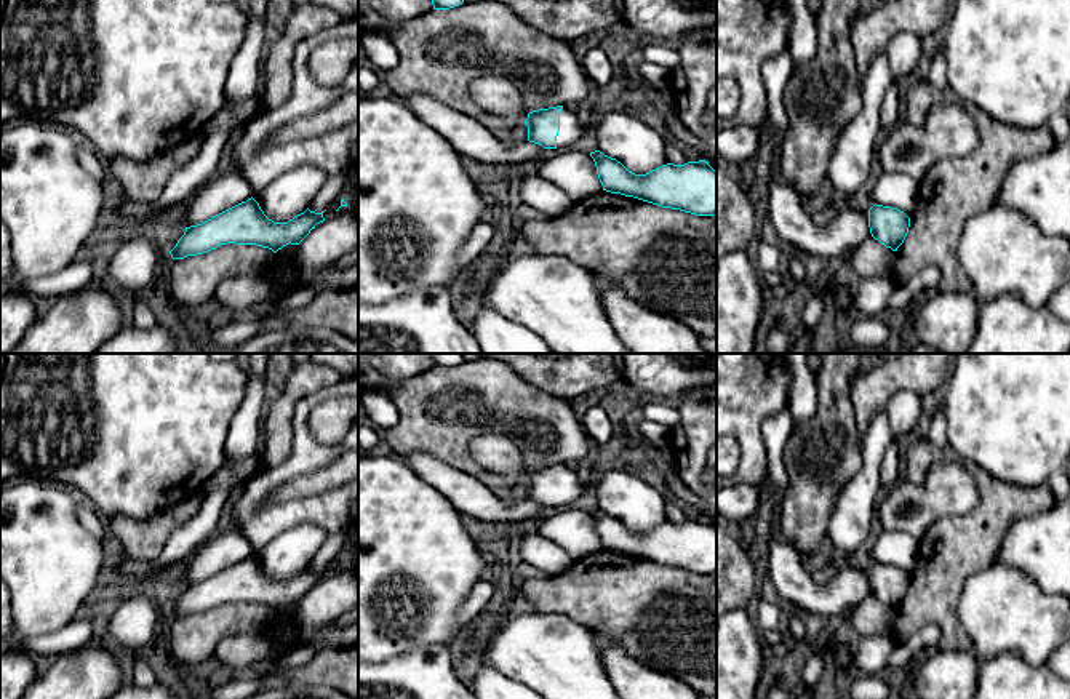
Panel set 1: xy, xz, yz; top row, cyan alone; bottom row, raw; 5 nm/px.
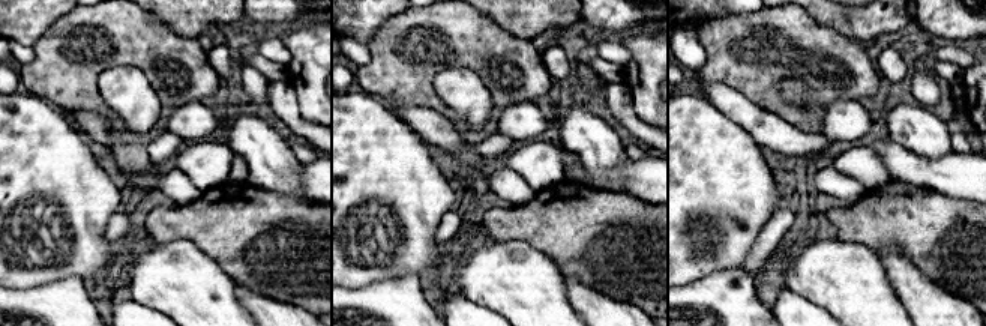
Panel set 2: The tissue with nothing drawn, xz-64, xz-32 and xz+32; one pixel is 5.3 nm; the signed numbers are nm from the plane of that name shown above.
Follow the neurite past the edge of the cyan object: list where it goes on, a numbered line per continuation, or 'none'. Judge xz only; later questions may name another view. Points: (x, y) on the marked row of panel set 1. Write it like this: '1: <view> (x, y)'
1: xz (571, 128)

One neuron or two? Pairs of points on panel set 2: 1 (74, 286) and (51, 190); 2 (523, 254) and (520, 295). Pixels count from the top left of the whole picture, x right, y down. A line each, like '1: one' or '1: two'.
1: two
2: one

